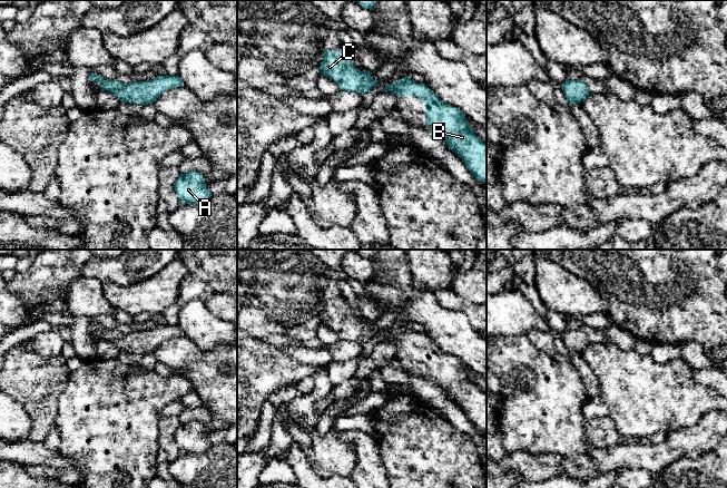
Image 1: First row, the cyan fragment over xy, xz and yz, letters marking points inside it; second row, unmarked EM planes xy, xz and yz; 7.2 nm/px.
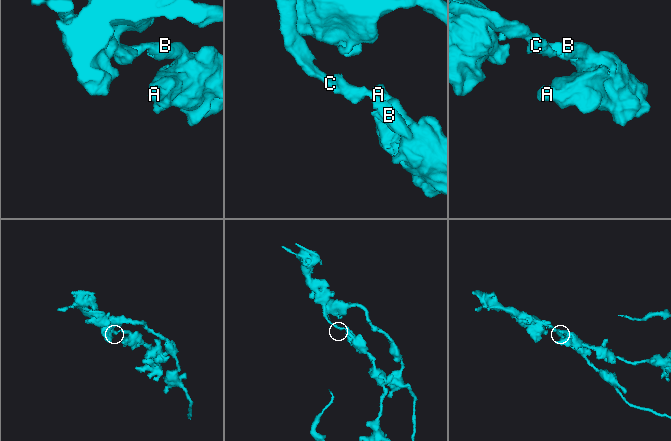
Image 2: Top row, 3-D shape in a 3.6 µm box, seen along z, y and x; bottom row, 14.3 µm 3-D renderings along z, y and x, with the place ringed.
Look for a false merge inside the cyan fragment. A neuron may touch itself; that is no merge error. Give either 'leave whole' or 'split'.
split

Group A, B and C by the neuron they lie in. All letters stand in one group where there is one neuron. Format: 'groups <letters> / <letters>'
groups A B / C

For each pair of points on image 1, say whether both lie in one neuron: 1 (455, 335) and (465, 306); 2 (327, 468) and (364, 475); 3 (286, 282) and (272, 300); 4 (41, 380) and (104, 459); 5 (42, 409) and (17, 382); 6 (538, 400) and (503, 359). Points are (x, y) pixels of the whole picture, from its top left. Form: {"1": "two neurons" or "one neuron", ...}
{"1": "two neurons", "2": "two neurons", "3": "one neuron", "4": "two neurons", "5": "one neuron", "6": "one neuron"}

